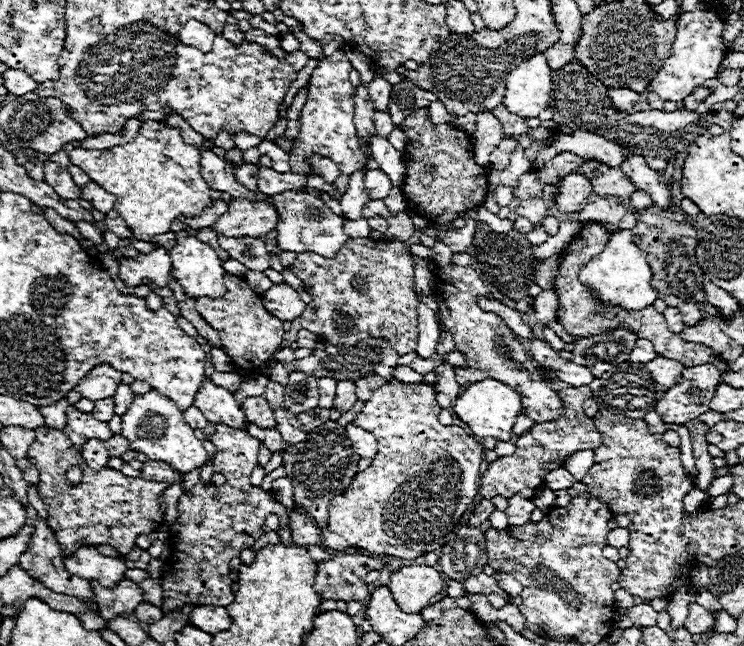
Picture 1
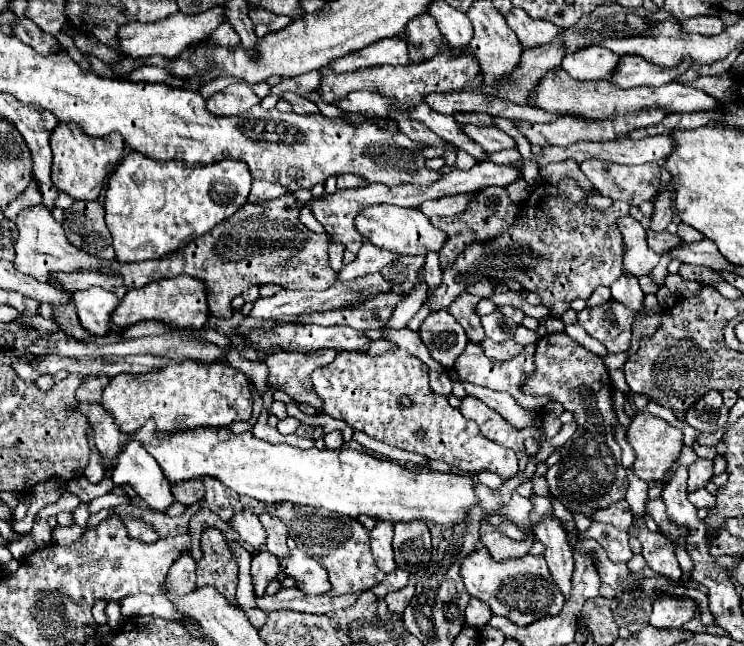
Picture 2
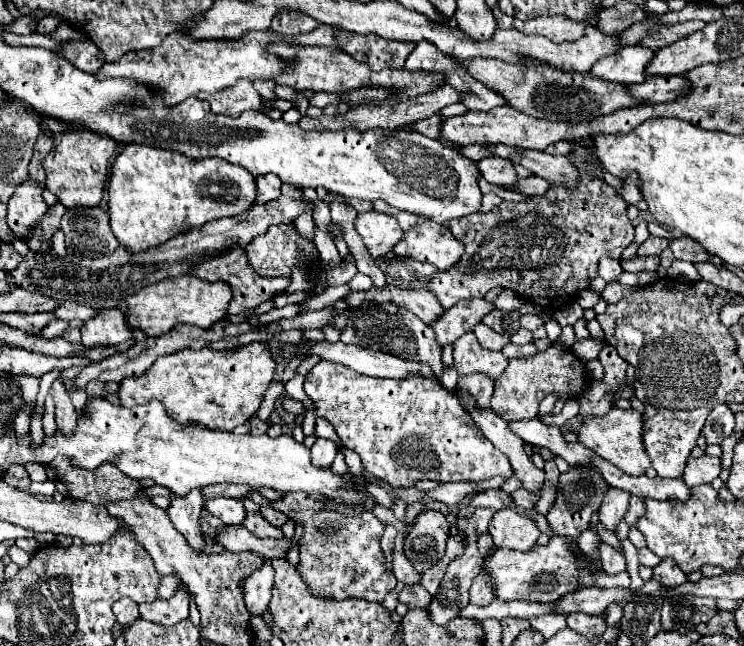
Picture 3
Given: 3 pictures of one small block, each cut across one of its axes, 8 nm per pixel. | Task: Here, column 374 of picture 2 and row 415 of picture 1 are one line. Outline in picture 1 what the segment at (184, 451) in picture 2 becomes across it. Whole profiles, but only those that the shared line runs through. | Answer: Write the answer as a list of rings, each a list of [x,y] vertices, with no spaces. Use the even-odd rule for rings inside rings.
[[[486,378],[486,380],[480,380],[480,382],[474,382],[470,384],[462,394],[460,398],[454,402],[452,406],[454,414],[466,422],[472,430],[474,436],[480,436],[480,438],[498,438],[502,442],[510,440],[512,438],[512,426],[514,426],[514,420],[516,416],[520,414],[522,410],[522,404],[520,404],[520,396],[506,384],[498,382],[498,380],[492,380],[492,378]]]

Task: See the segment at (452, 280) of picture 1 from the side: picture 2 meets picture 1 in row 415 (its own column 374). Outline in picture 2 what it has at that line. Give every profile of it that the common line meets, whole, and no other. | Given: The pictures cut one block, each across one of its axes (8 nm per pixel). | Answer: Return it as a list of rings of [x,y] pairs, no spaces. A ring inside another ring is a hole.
[[[378,522],[370,530],[370,548],[376,560],[376,566],[382,572],[392,572],[396,568],[394,554],[392,554],[392,524],[390,522]]]

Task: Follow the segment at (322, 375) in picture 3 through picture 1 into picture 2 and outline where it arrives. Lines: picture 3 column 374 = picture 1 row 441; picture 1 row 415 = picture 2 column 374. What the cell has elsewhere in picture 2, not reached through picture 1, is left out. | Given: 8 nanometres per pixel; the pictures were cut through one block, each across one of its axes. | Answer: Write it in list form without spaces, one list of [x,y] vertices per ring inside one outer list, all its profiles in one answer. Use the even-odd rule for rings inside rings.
[[[390,350],[376,358],[360,352],[338,352],[328,366],[320,366],[312,372],[312,384],[316,394],[324,400],[324,414],[348,422],[354,430],[370,438],[400,450],[418,452],[432,460],[442,460],[468,474],[482,470],[502,478],[518,474],[518,454],[484,438],[478,426],[466,420],[458,408],[452,408],[444,396],[432,394],[428,386],[428,366],[412,358],[406,350]],[[404,394],[414,400],[414,406],[408,410],[398,406],[398,398]],[[418,430],[426,432],[422,440],[416,438]]]

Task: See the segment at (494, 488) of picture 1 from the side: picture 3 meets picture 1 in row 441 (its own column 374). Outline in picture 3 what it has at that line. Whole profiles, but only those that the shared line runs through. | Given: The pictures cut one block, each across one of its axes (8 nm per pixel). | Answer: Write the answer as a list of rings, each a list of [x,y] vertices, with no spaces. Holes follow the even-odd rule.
[[[248,492],[246,498],[262,506],[274,506],[276,510],[288,514],[292,522],[300,522],[306,532],[312,532],[302,536],[298,572],[314,596],[332,598],[336,602],[346,598],[382,602],[392,590],[392,580],[394,584],[398,582],[394,574],[384,568],[386,558],[380,548],[384,526],[374,514],[360,514],[352,518],[330,510],[324,512],[320,506],[312,506],[312,498],[308,498],[308,494],[286,494],[280,500],[268,500],[264,496],[258,496],[256,492]]]

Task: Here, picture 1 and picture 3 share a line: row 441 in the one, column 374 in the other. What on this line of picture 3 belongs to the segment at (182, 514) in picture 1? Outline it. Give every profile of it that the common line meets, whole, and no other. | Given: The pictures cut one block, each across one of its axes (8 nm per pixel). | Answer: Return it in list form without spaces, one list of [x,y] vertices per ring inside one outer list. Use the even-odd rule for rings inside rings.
[[[374,210],[358,214],[356,230],[360,230],[372,258],[380,258],[390,252],[402,236],[402,228],[394,216]]]

